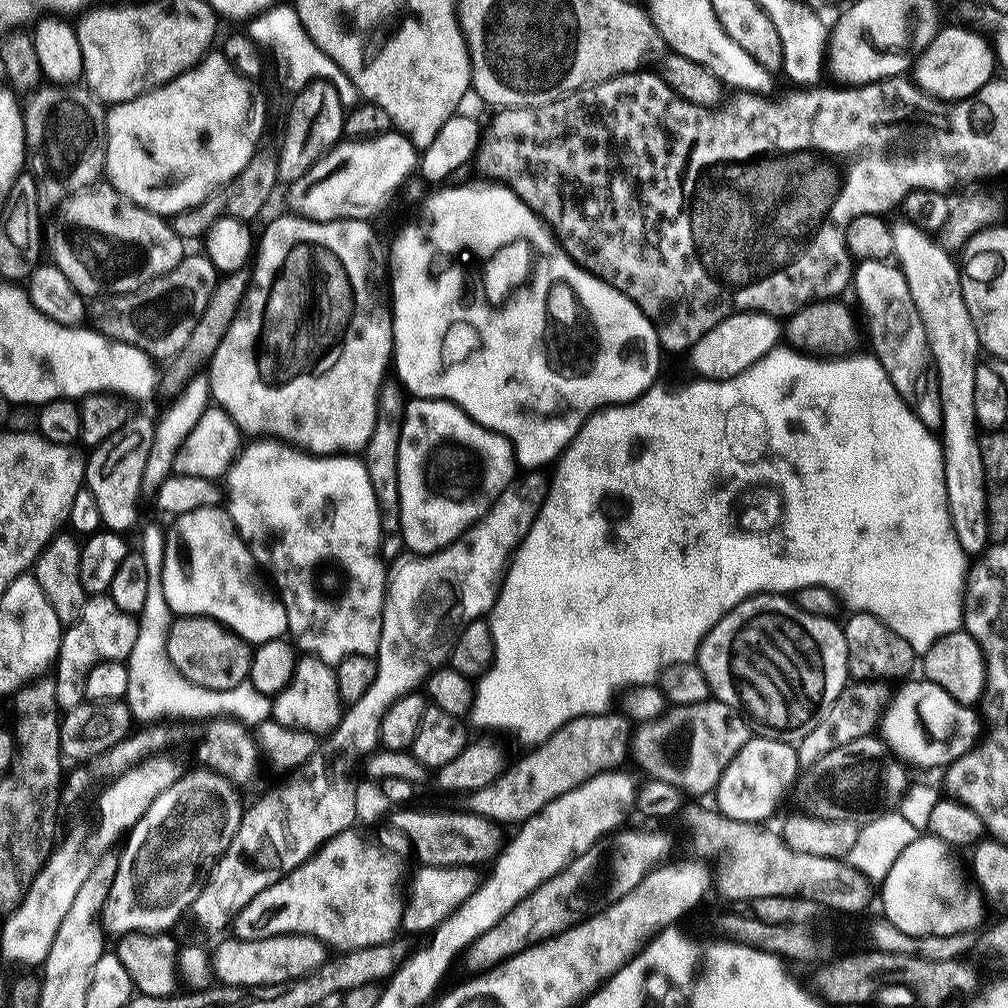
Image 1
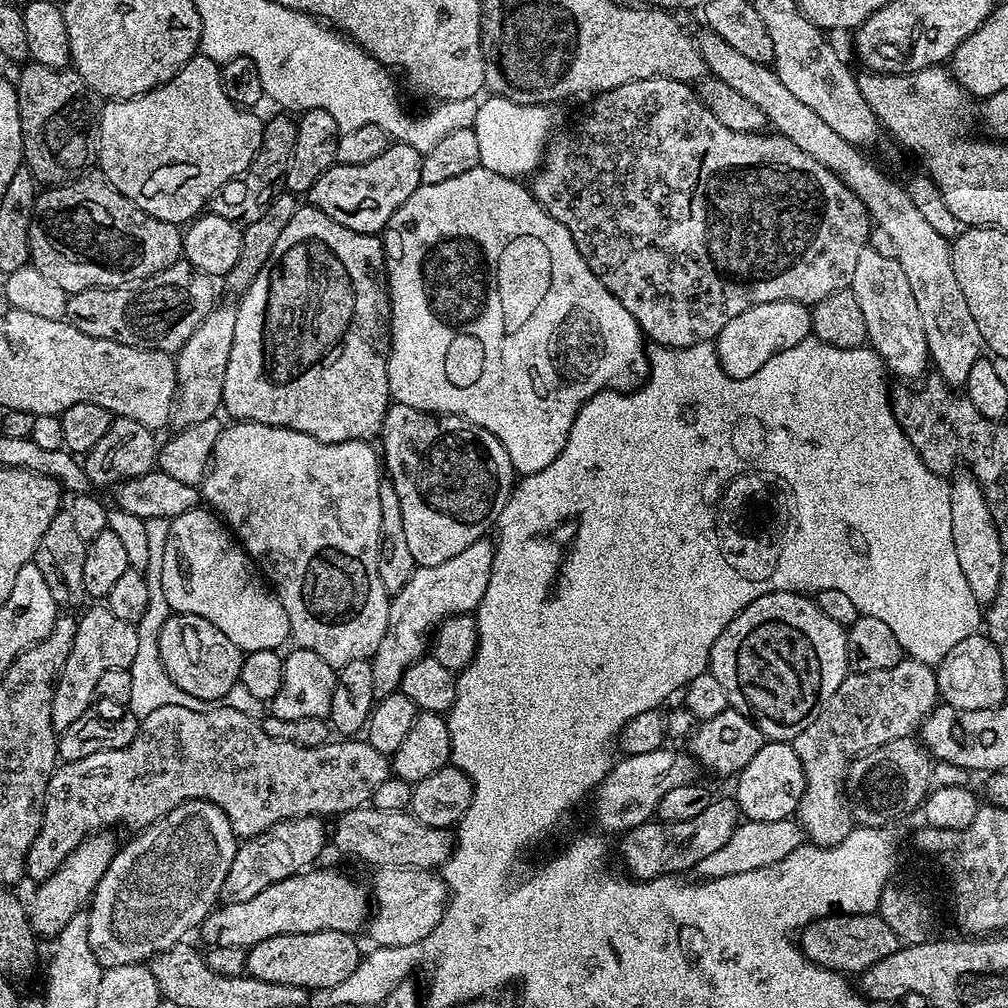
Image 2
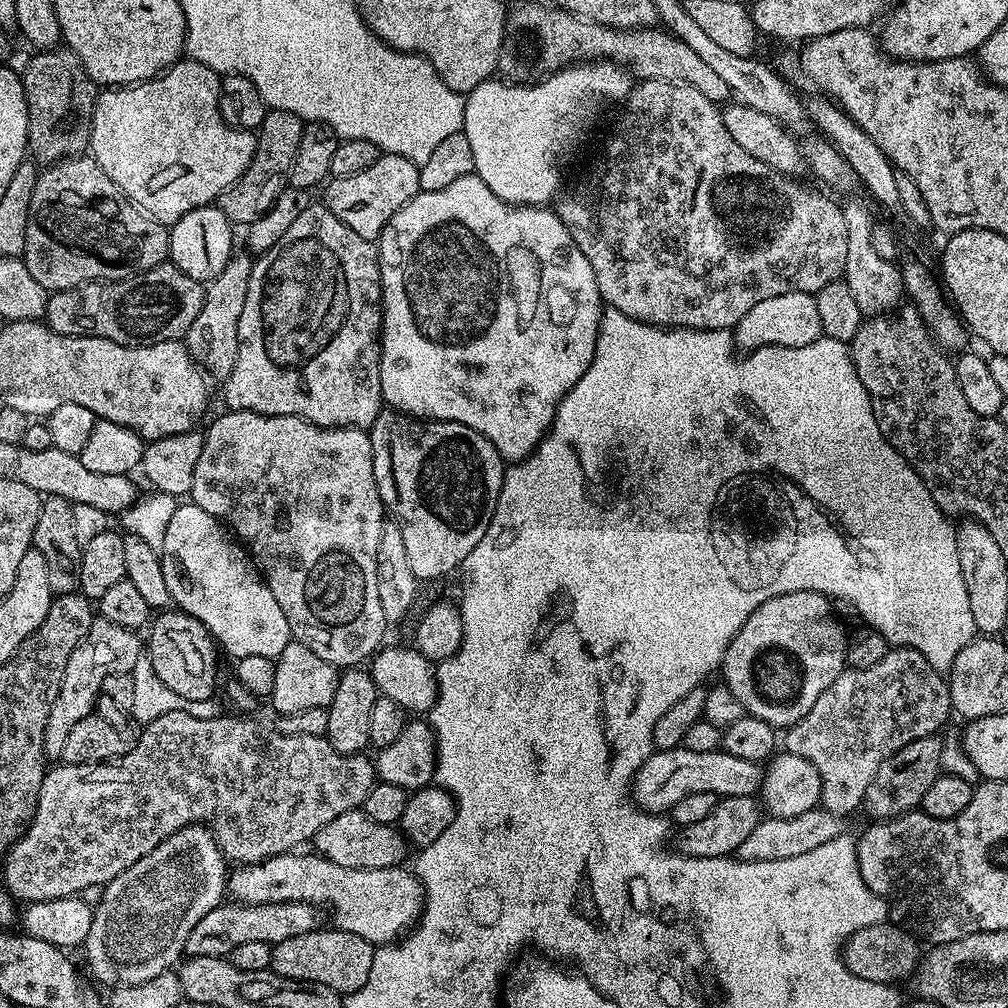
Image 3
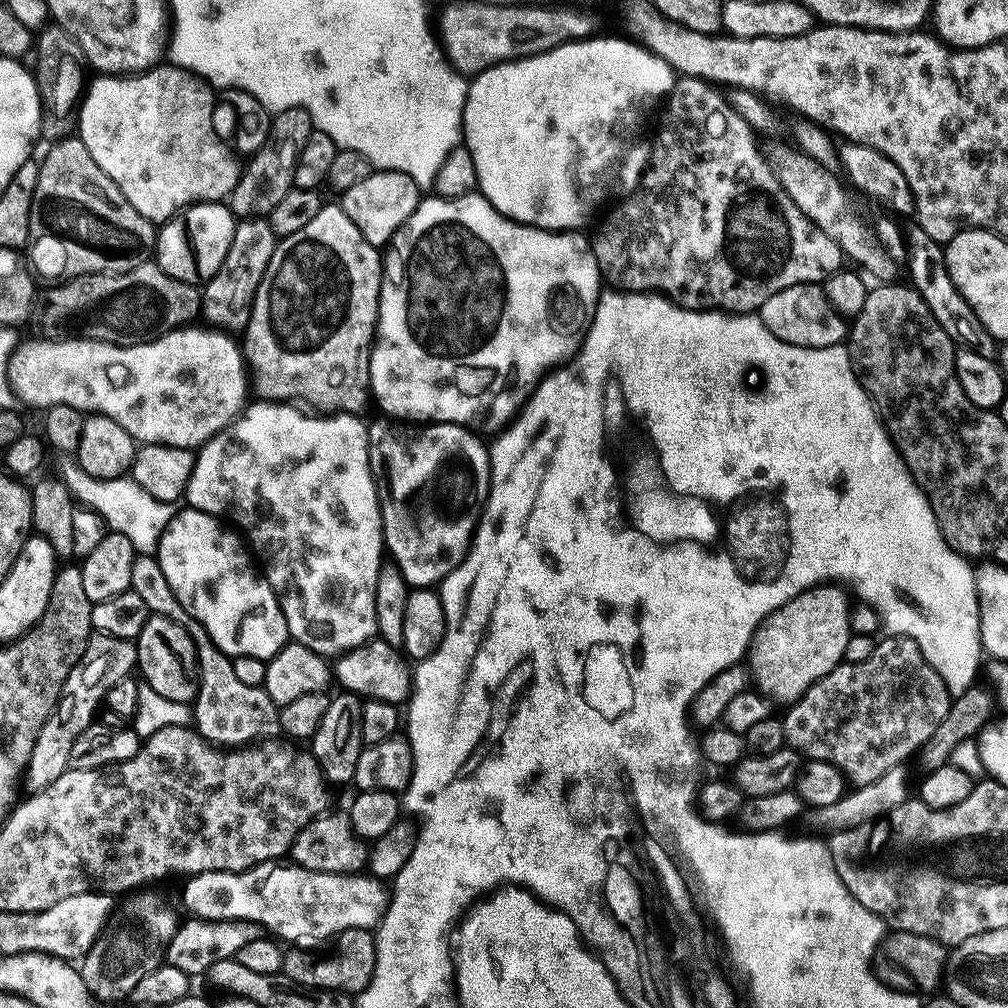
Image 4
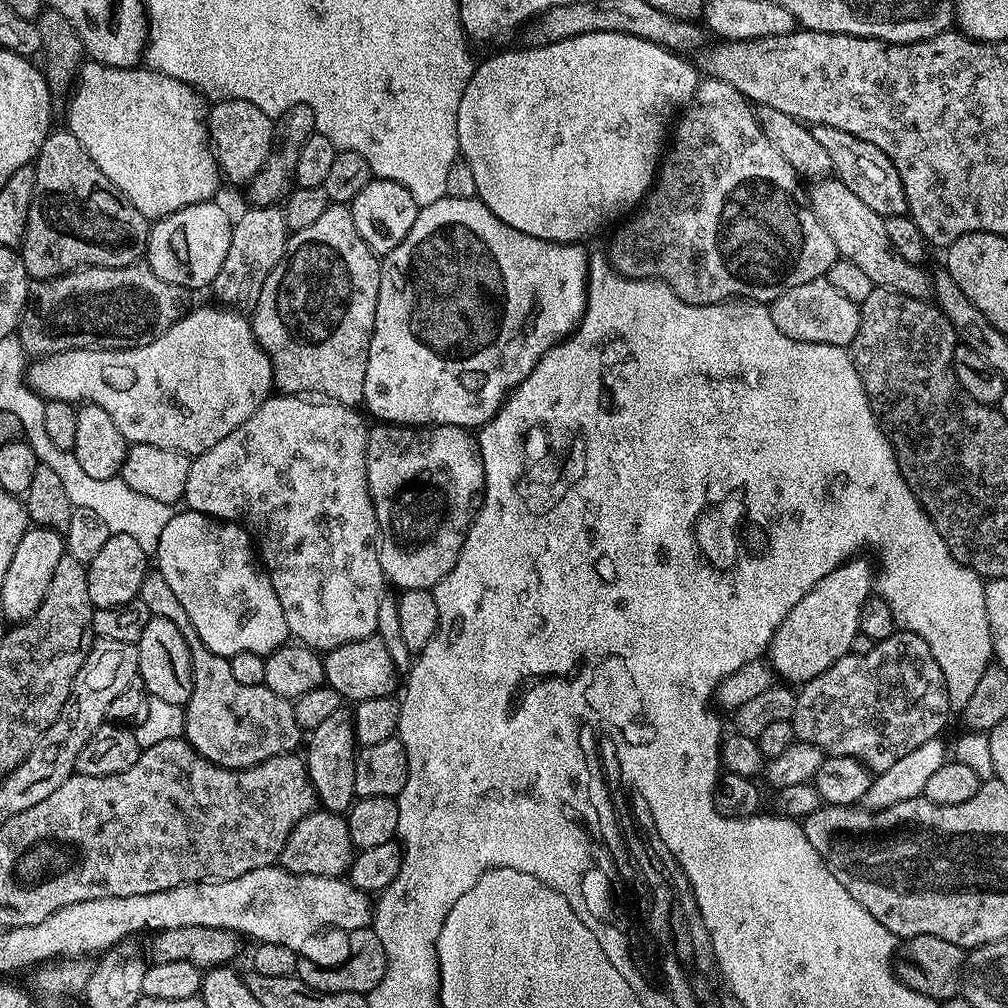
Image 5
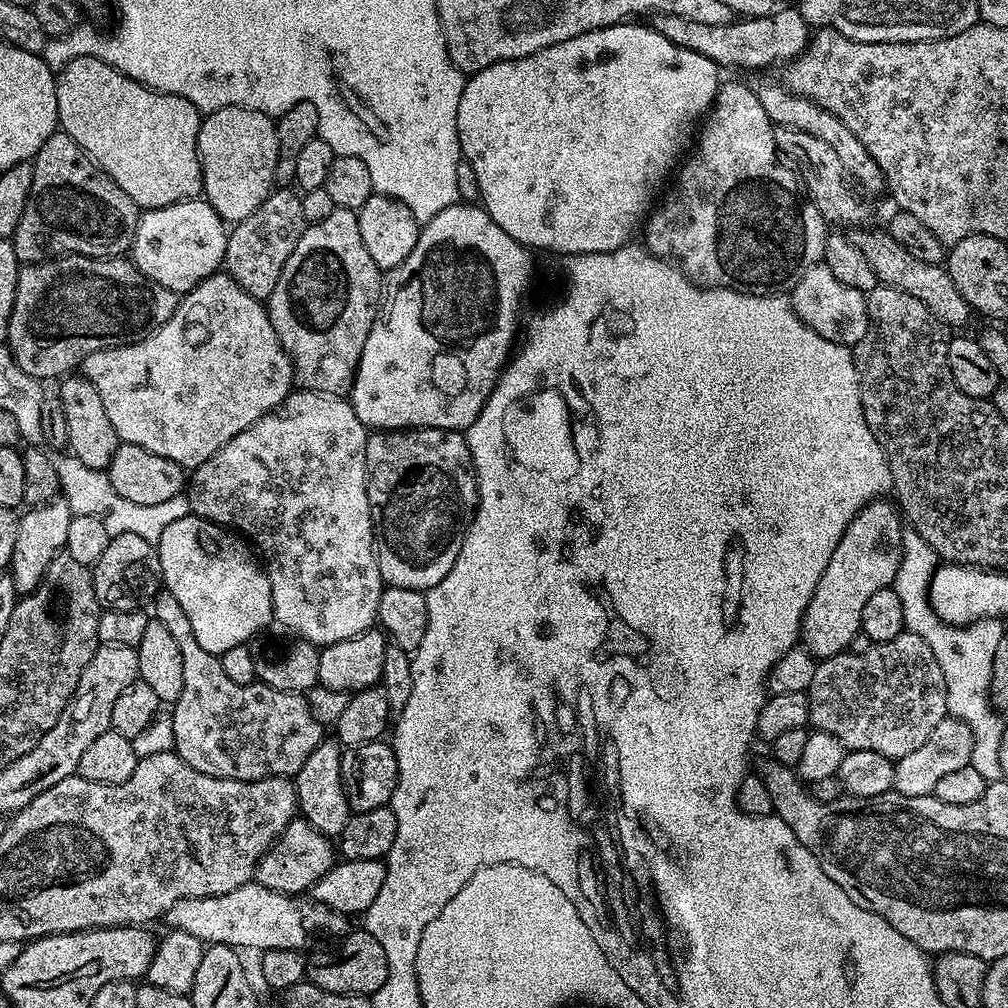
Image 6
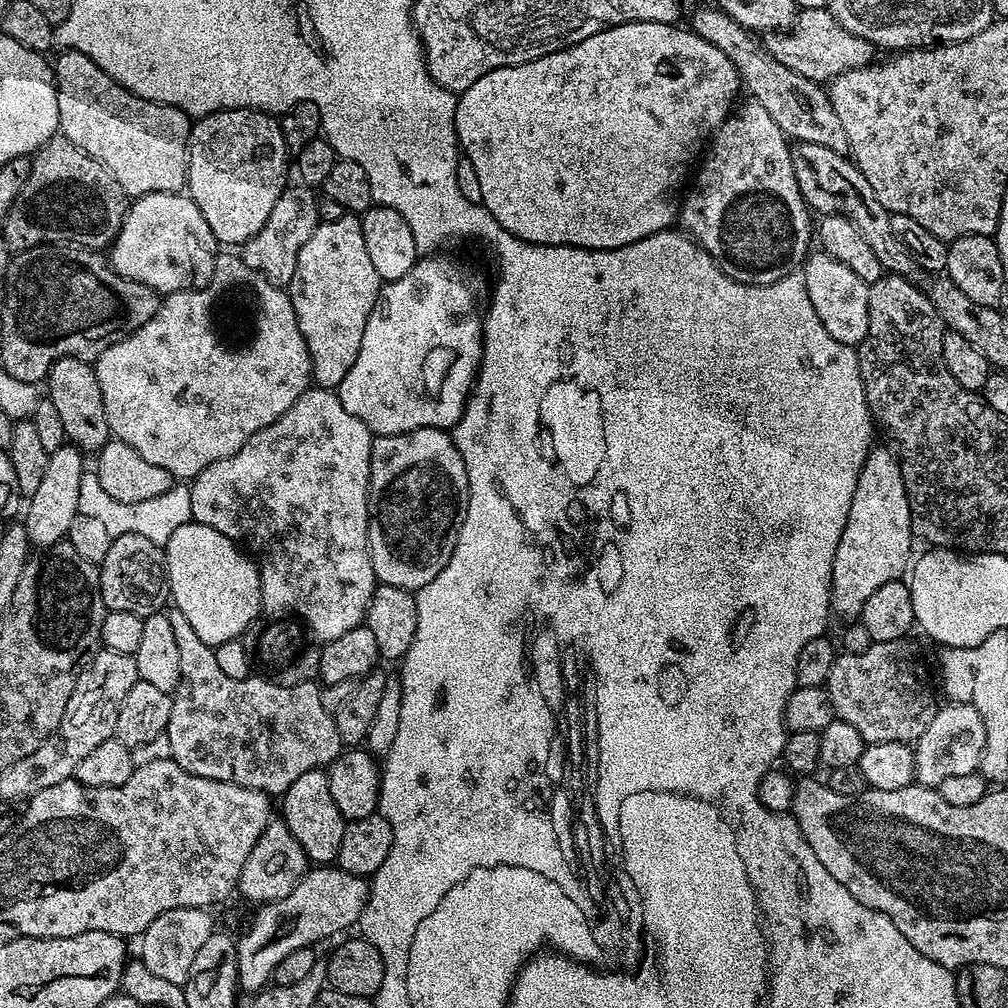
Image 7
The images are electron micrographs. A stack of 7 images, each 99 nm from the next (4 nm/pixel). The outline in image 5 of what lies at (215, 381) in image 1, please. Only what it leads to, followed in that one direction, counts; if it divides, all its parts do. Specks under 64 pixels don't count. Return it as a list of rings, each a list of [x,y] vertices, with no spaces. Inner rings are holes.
[[[329,206],[322,214],[322,218],[318,218],[318,222],[306,226],[306,230],[298,230],[289,235],[288,242],[284,246],[284,253],[278,258],[274,270],[270,270],[270,274],[262,286],[262,294],[258,294],[256,307],[250,313],[252,334],[256,338],[256,343],[260,346],[261,353],[270,365],[271,383],[273,385],[276,383],[280,387],[277,389],[281,393],[311,394],[313,397],[323,398],[325,401],[345,406],[356,406],[356,404],[359,405],[363,401],[366,362],[368,361],[368,351],[370,350],[372,331],[376,321],[376,303],[378,302],[378,290],[380,289],[380,265],[381,261],[378,259],[377,253],[373,252],[366,241],[360,237],[354,226],[351,211],[344,206]]]

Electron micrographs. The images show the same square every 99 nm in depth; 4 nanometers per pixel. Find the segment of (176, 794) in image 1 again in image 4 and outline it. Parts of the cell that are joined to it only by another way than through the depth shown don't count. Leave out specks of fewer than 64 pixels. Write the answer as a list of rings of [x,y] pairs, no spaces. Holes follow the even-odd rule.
[[[137,891],[129,895],[120,908],[120,916],[109,915],[99,938],[79,965],[80,977],[101,1002],[131,997],[134,986],[154,969],[165,963],[168,944],[182,925],[182,917],[172,908],[160,908],[160,900],[152,892]]]

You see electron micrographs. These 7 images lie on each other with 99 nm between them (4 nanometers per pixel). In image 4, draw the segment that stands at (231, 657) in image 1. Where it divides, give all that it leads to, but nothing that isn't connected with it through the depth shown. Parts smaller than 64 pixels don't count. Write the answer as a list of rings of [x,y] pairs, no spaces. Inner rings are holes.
[[[152,614],[149,615],[146,626],[142,626],[134,643],[136,668],[143,683],[148,684],[150,690],[154,690],[154,694],[162,694],[162,698],[170,698],[170,702],[191,705],[198,691],[198,661],[192,635],[170,618]]]

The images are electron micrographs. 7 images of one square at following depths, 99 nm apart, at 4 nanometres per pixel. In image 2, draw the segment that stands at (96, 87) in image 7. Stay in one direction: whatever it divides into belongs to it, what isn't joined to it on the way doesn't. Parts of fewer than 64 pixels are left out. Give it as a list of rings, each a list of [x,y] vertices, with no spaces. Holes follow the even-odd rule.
[[[202,54],[192,57],[189,64],[182,66],[174,78],[170,78],[164,84],[152,88],[149,92],[144,92],[141,96],[131,96],[129,100],[109,99],[108,104],[99,109],[98,112],[98,164],[100,160],[99,171],[104,179],[109,180],[119,192],[123,194],[130,202],[134,202],[146,214],[150,214],[159,220],[165,220],[171,224],[180,226],[185,222],[201,215],[205,211],[206,205],[211,201],[212,195],[220,189],[223,184],[229,183],[237,178],[243,177],[248,171],[250,162],[255,158],[260,150],[260,144],[264,140],[264,120],[256,117],[255,111],[240,108],[232,103],[230,98],[226,98],[226,90],[220,81],[221,65],[215,60],[206,58]]]

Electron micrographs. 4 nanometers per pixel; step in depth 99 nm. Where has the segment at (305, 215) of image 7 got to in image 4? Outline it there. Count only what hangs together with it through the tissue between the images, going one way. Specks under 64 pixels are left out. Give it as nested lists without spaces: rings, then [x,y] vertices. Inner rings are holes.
[[[244,218],[237,223],[234,242],[230,242],[230,250],[226,250],[218,274],[214,274],[202,288],[202,316],[209,320],[207,323],[213,329],[224,334],[240,334],[248,327],[258,282],[262,282],[262,274],[274,254],[277,239],[267,219]]]

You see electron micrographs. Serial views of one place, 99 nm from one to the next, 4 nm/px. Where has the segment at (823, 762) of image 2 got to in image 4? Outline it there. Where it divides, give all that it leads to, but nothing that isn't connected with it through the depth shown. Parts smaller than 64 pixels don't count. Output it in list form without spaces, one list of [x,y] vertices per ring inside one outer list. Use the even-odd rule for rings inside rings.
[[[888,634],[885,637],[884,641],[881,639],[877,643],[874,654],[870,654],[870,658],[866,658],[866,662],[854,662],[853,664],[842,662],[837,668],[830,670],[830,674],[826,674],[820,680],[815,680],[807,691],[804,692],[803,696],[785,711],[789,712],[785,716],[782,716],[784,738],[787,747],[794,749],[797,754],[807,758],[809,761],[824,760],[827,764],[834,765],[839,770],[843,779],[852,786],[869,784],[878,778],[882,778],[882,774],[886,774],[886,770],[901,767],[905,763],[903,760],[911,752],[912,755],[919,753],[920,749],[924,747],[924,743],[934,734],[934,730],[938,730],[938,726],[943,722],[948,713],[950,703],[948,687],[945,686],[944,679],[936,673],[934,666],[930,666],[926,662],[922,650],[918,650],[918,642],[914,642],[909,636],[894,636]]]

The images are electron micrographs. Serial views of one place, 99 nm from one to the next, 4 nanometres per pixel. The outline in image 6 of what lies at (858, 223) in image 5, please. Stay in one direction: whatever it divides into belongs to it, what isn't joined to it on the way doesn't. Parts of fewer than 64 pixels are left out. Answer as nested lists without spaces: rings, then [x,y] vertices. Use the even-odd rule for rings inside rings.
[[[886,230],[868,231],[857,231],[854,241],[858,250],[862,254],[866,254],[866,262],[870,262],[876,279],[881,285],[902,290],[906,294],[910,294],[910,298],[918,298],[918,302],[922,302],[922,306],[926,306],[926,310],[930,310],[938,317],[946,318],[949,329],[967,329],[964,327],[967,326],[968,319],[973,319],[973,310],[966,302],[966,298],[962,298],[962,294],[958,294],[958,286],[954,286],[947,270],[939,264],[927,264],[920,261],[919,258],[914,258],[914,254],[910,254],[910,250],[902,250],[902,246],[898,246],[898,242],[894,242],[894,238]]]

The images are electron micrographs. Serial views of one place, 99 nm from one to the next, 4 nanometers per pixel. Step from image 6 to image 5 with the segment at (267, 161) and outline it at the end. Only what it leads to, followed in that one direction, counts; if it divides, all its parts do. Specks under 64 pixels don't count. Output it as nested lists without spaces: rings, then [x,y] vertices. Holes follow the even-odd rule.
[[[217,100],[208,109],[208,135],[225,181],[247,185],[274,147],[273,117],[248,100]]]

